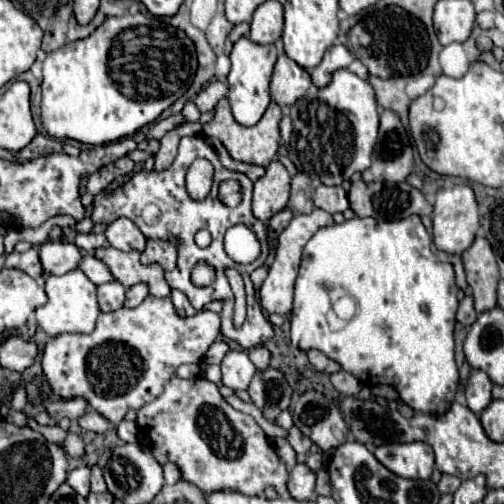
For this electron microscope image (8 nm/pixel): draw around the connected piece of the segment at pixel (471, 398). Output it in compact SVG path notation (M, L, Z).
M474 370L472 376L466 382L466 402L468 402L468 408L472 412L476 412L476 414L482 412L490 404L490 400L492 400L490 390L492 390L492 382L490 382L488 374L482 372L482 370Z

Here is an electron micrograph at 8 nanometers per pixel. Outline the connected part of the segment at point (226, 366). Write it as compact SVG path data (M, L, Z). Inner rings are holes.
M230 350L222 360L222 382L232 390L248 390L254 374L258 372L256 366L250 362L246 352Z

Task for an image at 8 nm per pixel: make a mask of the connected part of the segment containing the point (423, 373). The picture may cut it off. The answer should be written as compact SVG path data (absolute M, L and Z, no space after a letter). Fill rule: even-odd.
M412 214L404 220L394 220L394 222L386 222L386 220L376 220L376 218L352 218L352 220L344 220L342 224L332 224L326 228L320 228L306 244L304 252L302 252L302 264L300 264L300 274L296 280L296 294L294 294L294 308L290 312L290 322L292 322L292 344L304 352L316 348L320 352L324 352L328 358L336 360L346 372L350 372L352 376L356 376L362 384L390 384L398 390L400 398L412 406L416 412L446 412L446 408L450 406L452 400L452 392L458 384L458 368L454 362L454 324L456 324L456 308L458 308L458 298L456 298L456 284L454 284L454 268L452 264L444 264L436 258L436 254L432 252L432 238L426 232L422 220L418 214ZM324 282L332 282L332 284L340 284L358 304L356 308L356 316L340 330L330 330L326 314L328 314L328 292Z

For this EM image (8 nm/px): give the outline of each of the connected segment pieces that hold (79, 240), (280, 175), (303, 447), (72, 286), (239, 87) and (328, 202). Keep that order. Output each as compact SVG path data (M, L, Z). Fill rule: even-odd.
M76 234L74 244L76 244L80 250L88 252L88 254L92 254L96 248L108 248L108 246L110 246L104 234Z
M274 160L266 168L266 174L254 182L252 212L258 220L266 222L274 212L280 212L288 204L290 176L282 162Z
M292 426L288 430L288 442L290 446L298 452L298 454L308 454L310 452L310 446L312 446L312 440L308 436L304 436L296 426Z
M74 268L62 276L48 276L46 294L48 294L48 302L36 310L36 320L48 336L60 336L62 332L88 334L94 330L94 322L100 314L96 302L96 284L92 284L82 270Z
M242 38L234 44L230 52L230 60L232 60L232 70L228 74L228 100L232 114L238 124L254 126L264 116L270 104L268 84L270 84L272 70L276 64L276 46L274 44L260 46L260 44L250 42L248 38Z
M320 184L314 194L314 206L330 214L343 213L349 208L347 192L342 186L330 187Z

